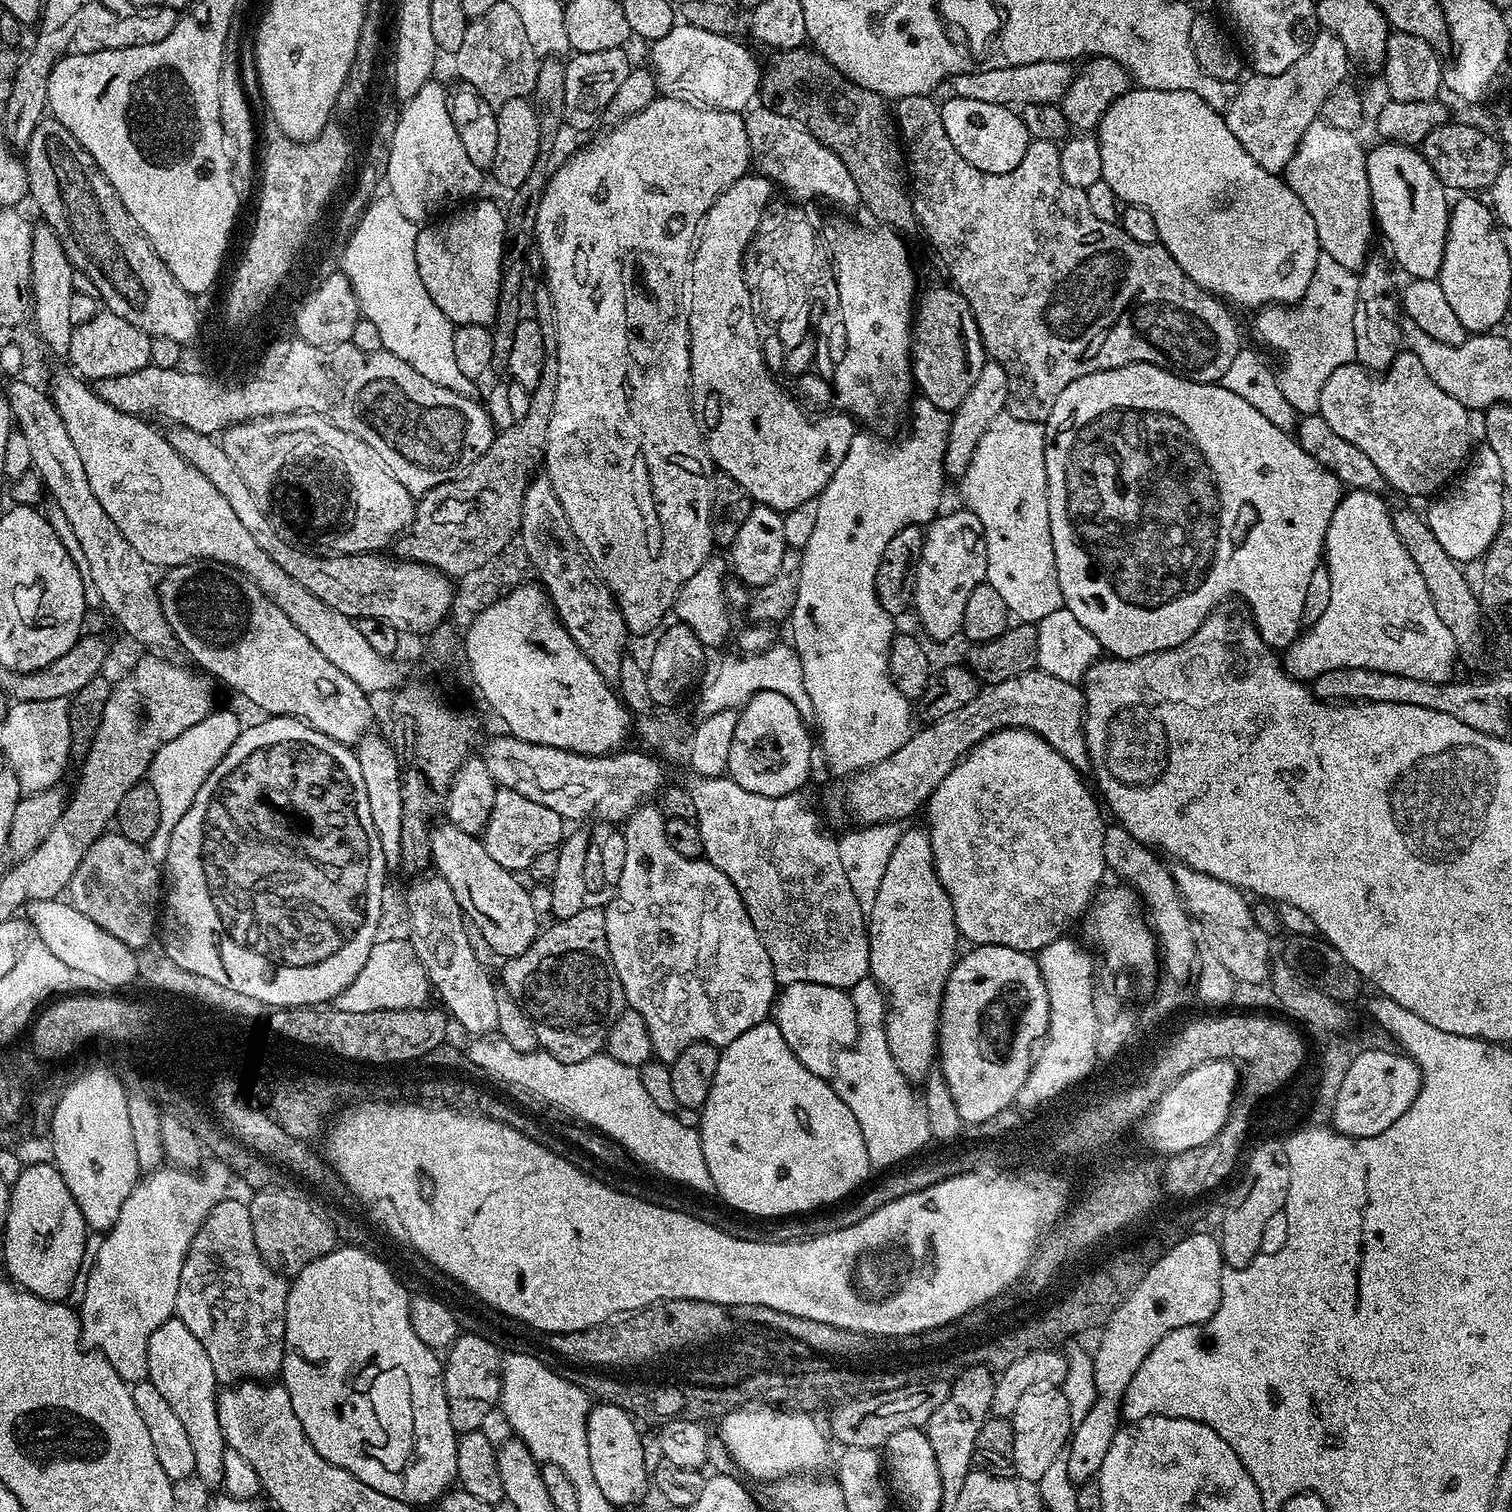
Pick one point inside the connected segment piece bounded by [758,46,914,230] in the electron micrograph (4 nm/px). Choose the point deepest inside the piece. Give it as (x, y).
(800, 83)

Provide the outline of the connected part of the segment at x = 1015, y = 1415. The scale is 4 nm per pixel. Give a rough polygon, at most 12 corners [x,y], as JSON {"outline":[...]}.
{"outline":[[1035,1384],[1010,1417],[1014,1466],[1039,1482],[1074,1431],[1063,1387]]}

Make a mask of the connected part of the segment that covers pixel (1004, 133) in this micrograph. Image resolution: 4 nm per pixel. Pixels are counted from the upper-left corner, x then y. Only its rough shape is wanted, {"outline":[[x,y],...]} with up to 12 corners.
{"outline":[[949,95],[946,138],[970,166],[1006,174],[1030,137],[1007,104]]}

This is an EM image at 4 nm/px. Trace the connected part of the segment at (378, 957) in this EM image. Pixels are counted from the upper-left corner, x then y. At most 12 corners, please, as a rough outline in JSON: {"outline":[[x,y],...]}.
{"outline":[[377,939],[330,1002],[346,1014],[425,1007],[411,943]]}

